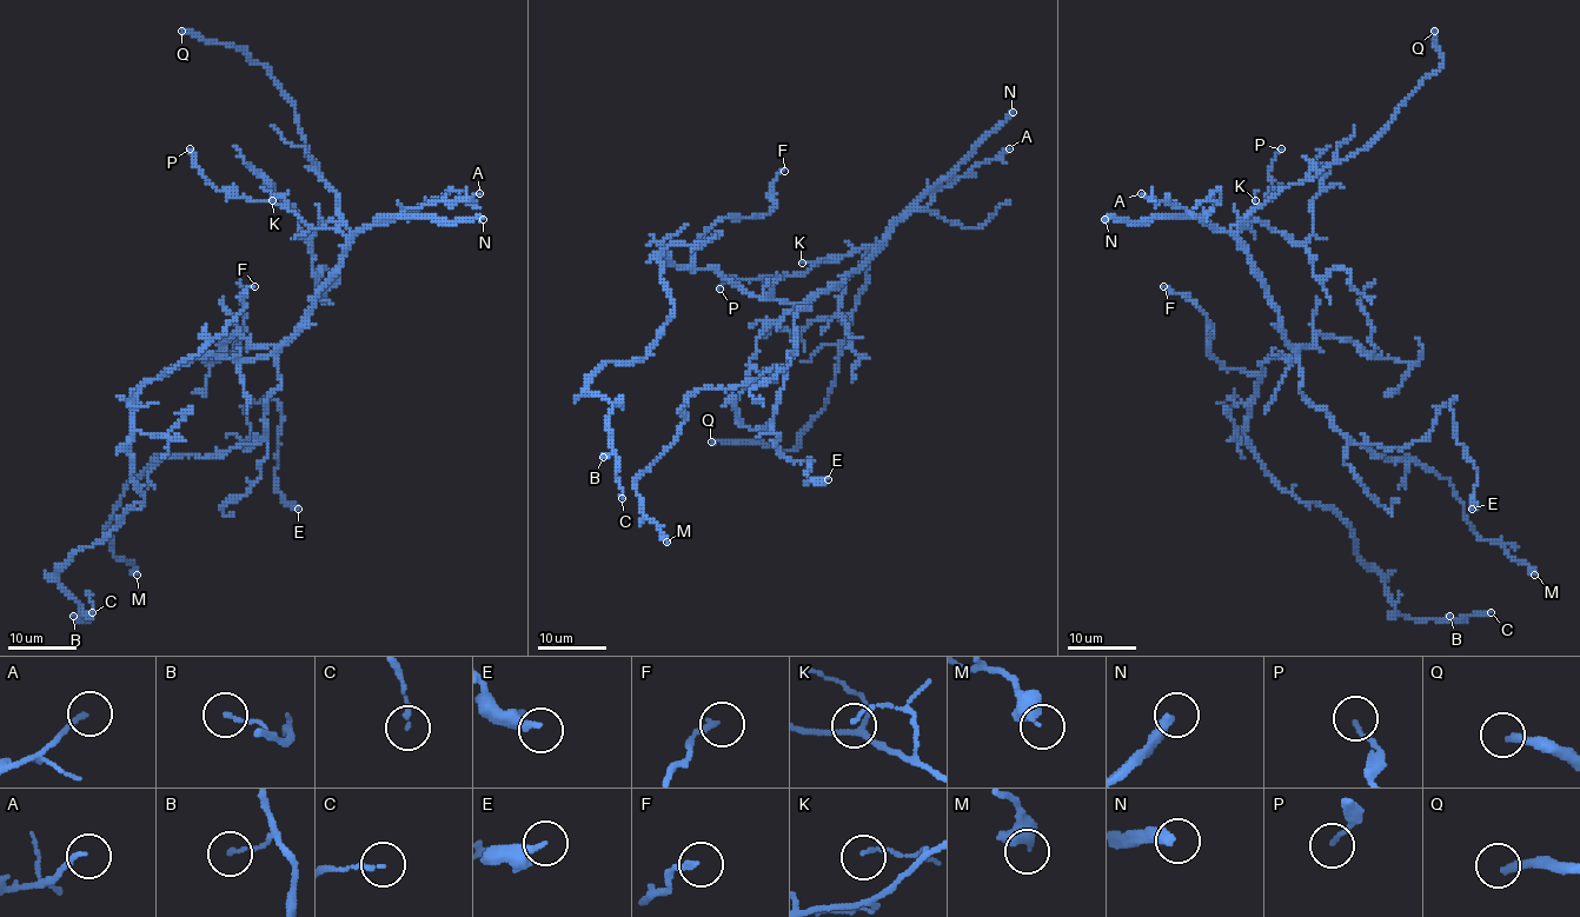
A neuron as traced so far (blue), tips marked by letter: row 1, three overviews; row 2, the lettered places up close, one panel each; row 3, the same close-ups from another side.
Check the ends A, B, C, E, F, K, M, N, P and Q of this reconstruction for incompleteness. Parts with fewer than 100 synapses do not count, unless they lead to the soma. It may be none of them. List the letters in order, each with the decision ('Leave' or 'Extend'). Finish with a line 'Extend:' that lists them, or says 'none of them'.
A: Leave
B: Leave
C: Leave
E: Leave
F: Leave
K: Leave
M: Leave
N: Extend
P: Leave
Q: Extend
Extend: N, Q

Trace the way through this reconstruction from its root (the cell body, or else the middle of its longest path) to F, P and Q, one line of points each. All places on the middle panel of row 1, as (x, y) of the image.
F: (776, 299), (752, 297), (715, 270), (697, 270), (692, 253), (719, 220), (765, 216), (772, 183), (784, 171)
P: (776, 299), (805, 303), (832, 288), (877, 246), (828, 256), (805, 272), (787, 277), (727, 277), (719, 288)
Q: (776, 299), (805, 303), (832, 288), (878, 246), (825, 405), (791, 450), (711, 442)

